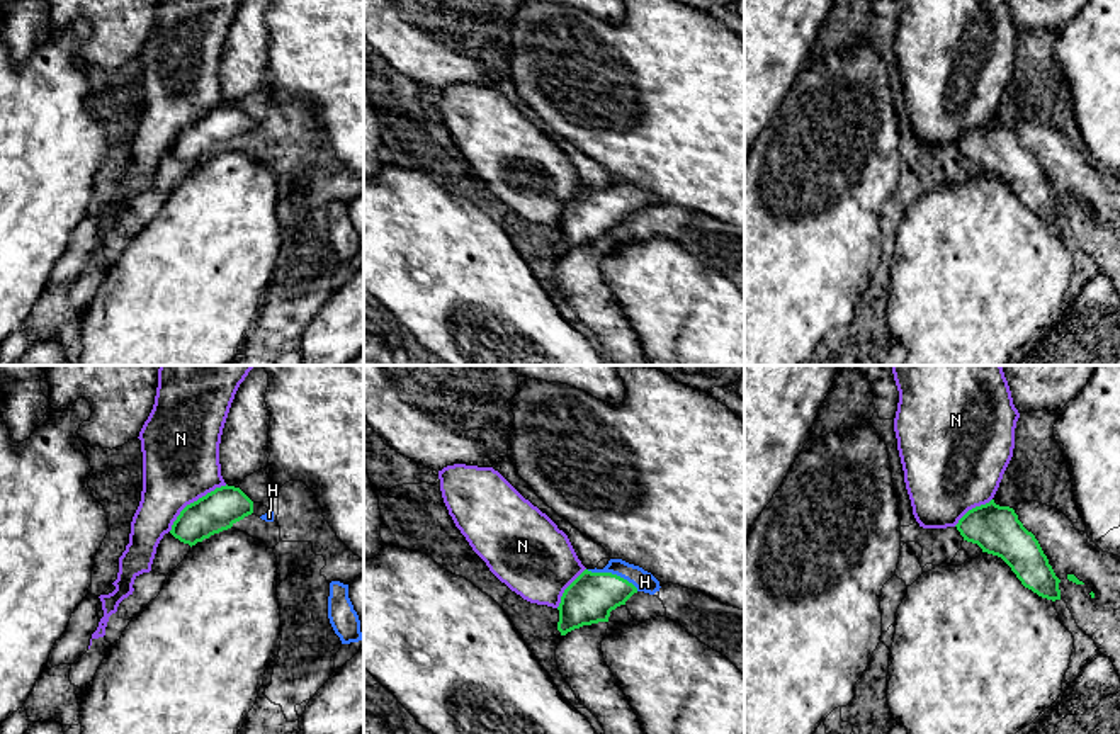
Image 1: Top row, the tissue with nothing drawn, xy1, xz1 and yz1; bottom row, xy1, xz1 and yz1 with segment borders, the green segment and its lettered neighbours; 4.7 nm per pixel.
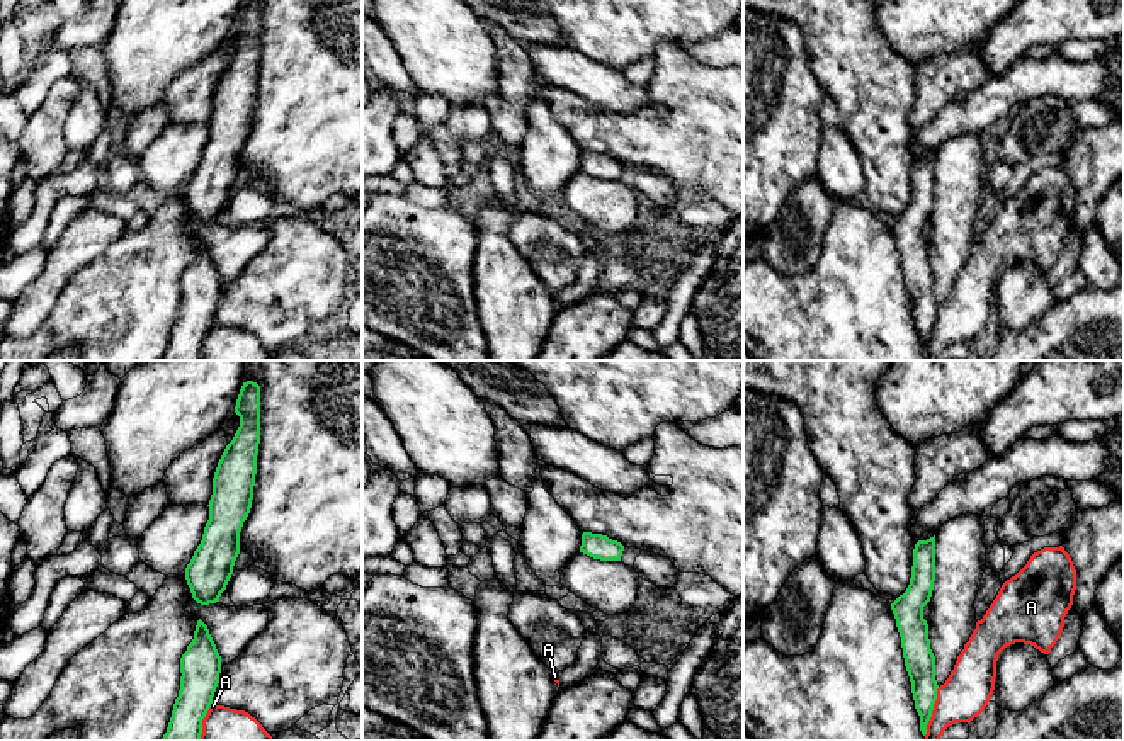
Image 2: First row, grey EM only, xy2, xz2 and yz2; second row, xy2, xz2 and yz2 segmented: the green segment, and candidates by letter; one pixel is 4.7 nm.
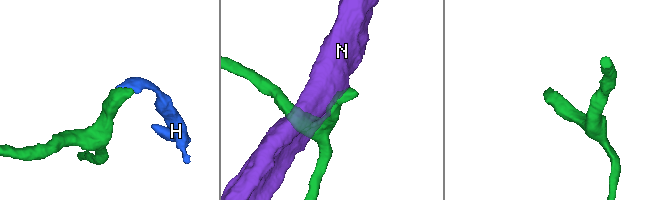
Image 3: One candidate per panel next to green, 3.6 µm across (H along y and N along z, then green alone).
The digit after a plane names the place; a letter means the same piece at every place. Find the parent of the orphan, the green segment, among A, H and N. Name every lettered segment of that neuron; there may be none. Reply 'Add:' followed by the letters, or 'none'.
Add: H

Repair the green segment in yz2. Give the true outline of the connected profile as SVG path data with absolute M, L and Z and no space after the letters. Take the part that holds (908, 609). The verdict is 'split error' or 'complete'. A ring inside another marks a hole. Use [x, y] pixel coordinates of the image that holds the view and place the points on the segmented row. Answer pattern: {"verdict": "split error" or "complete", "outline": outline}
{"verdict": "complete", "outline": "M935 535L915 544L910 585L906 591L891 603L923 736L927 734L927 724L932 717L939 688L935 680L935 656L928 639L928 624L923 619L923 607L930 602L934 581Z"}

